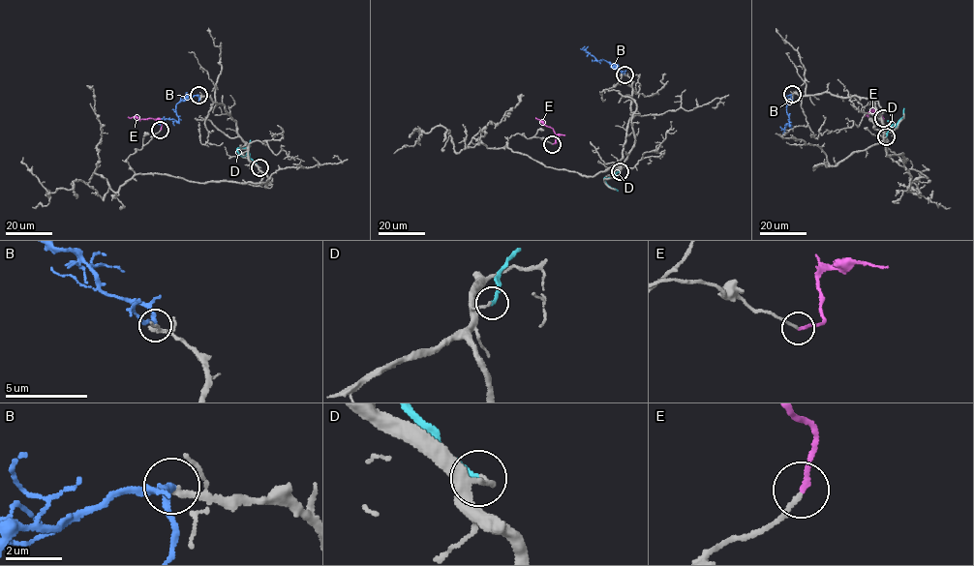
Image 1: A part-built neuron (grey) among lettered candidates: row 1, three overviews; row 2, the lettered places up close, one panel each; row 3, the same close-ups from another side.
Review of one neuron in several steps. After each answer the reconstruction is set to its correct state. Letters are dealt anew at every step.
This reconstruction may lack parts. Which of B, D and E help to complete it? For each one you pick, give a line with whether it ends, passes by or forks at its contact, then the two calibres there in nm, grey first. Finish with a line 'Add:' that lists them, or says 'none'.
E: it ends | 160/180 nm
Add: E

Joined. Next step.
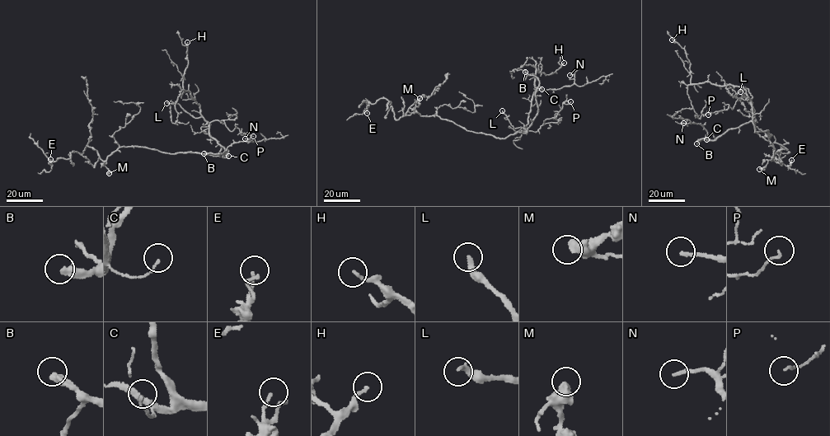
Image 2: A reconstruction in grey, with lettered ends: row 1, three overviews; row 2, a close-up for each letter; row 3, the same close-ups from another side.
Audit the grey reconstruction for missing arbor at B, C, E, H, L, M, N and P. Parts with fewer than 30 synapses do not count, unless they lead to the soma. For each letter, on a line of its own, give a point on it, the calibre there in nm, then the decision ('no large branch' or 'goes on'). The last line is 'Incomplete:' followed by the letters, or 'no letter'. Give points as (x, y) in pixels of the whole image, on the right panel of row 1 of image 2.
B: place (696, 143); calibre 400 nm; goes on
C: place (706, 139); calibre 110 nm; no large branch
E: place (791, 160); calibre 140 nm; no large branch
H: place (672, 39); calibre 170 nm; no large branch
L: place (740, 91); calibre 200 nm; goes on
M: place (759, 169); calibre 600 nm; no large branch
N: place (683, 123); calibre 180 nm; no large branch
P: place (708, 114); calibre 110 nm; no large branch
Incomplete: B, L

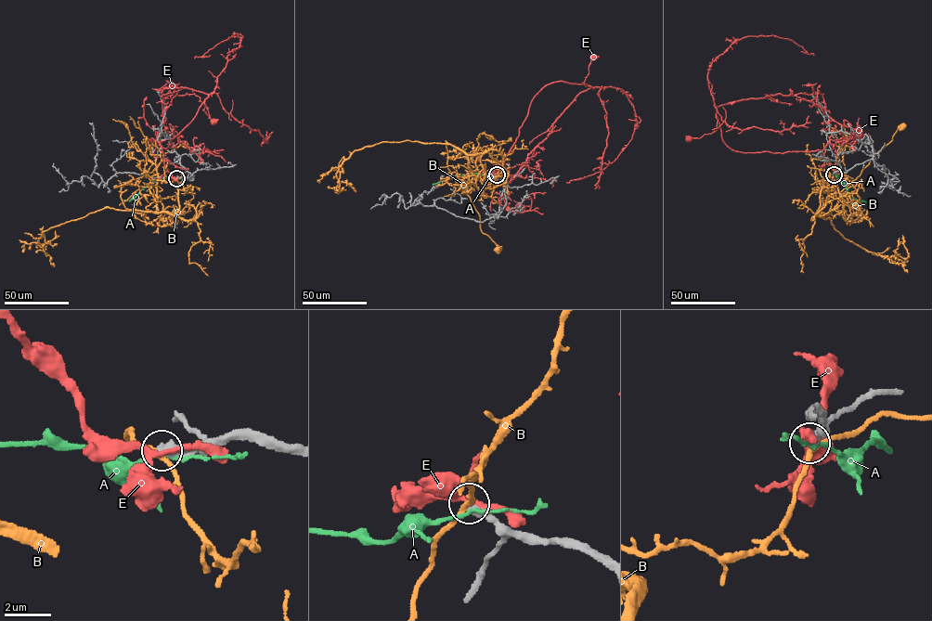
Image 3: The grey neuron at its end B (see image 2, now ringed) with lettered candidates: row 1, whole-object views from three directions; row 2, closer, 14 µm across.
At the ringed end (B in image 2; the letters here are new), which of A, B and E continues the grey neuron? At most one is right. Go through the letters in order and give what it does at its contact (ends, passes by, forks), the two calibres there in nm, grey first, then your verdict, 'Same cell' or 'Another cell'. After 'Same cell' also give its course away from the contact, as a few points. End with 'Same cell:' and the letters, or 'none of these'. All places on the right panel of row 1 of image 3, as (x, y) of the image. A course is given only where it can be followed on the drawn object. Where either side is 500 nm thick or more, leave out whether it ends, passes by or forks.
A: It passes by. Thickness 480 nm (grey) against 140 nm. Another cell
B: It passes by. Thickness 440 nm (grey) against 190 nm. Another cell
E: It forks there. Thickness 480 nm (grey) against 180 nm. Another cell
Same cell: none of these

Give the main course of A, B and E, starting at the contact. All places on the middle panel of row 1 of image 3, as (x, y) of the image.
A: (498, 174), (456, 174), (432, 184)
B: (497, 175), (503, 162), (489, 153), (467, 155), (446, 141), (448, 169), (479, 214), (481, 230), (498, 250)
E: (498, 174), (494, 174), (494, 170), (514, 142), (532, 100), (541, 89), (556, 82), (585, 84), (593, 57)

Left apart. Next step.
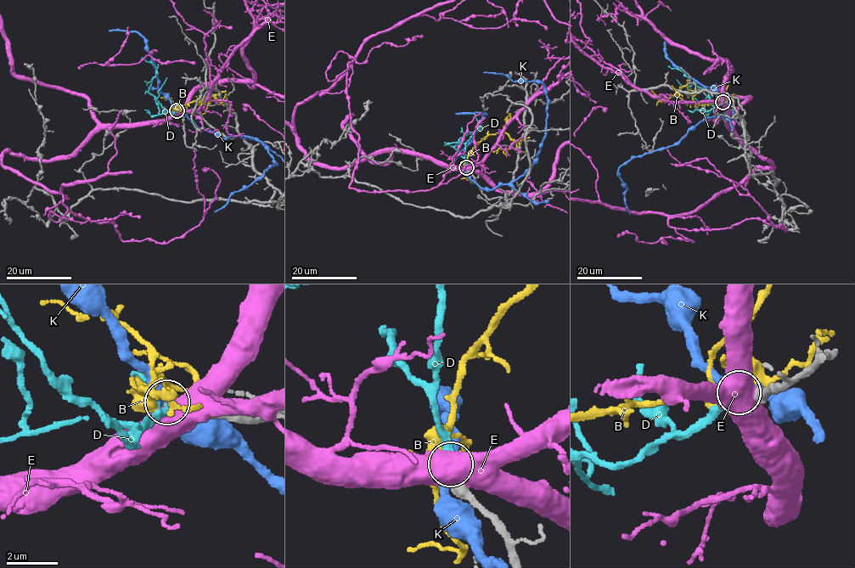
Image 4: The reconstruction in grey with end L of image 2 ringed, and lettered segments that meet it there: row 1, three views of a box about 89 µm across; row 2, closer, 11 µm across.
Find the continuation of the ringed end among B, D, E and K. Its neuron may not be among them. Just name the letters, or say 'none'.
D

